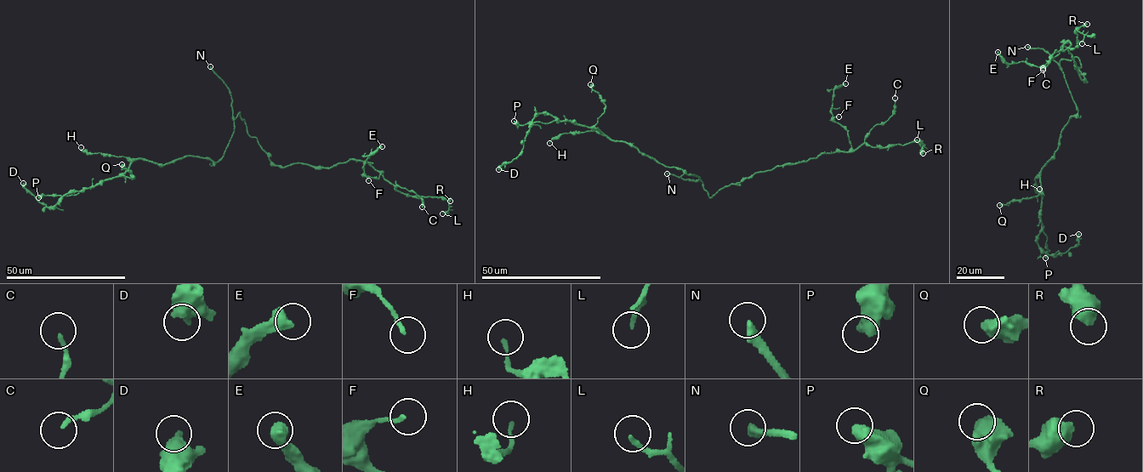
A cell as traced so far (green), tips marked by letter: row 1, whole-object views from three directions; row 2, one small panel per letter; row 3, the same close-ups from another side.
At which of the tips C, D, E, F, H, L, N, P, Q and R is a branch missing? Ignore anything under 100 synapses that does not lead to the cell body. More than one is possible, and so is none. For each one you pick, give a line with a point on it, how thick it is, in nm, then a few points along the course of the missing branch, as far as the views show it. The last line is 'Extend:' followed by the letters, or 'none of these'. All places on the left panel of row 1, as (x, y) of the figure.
N: at (210, 66); 360 nm thick
Extend: N

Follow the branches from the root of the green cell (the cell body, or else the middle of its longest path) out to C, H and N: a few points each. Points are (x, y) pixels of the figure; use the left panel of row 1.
C: (234, 123), (240, 113), (248, 134), (274, 164), (329, 167), (366, 161), (389, 184), (420, 196), (422, 207)
H: (234, 123), (234, 130), (224, 153), (214, 162), (188, 156), (159, 164), (140, 159), (86, 152), (81, 147)
N: (234, 123), (230, 93), (210, 66)

